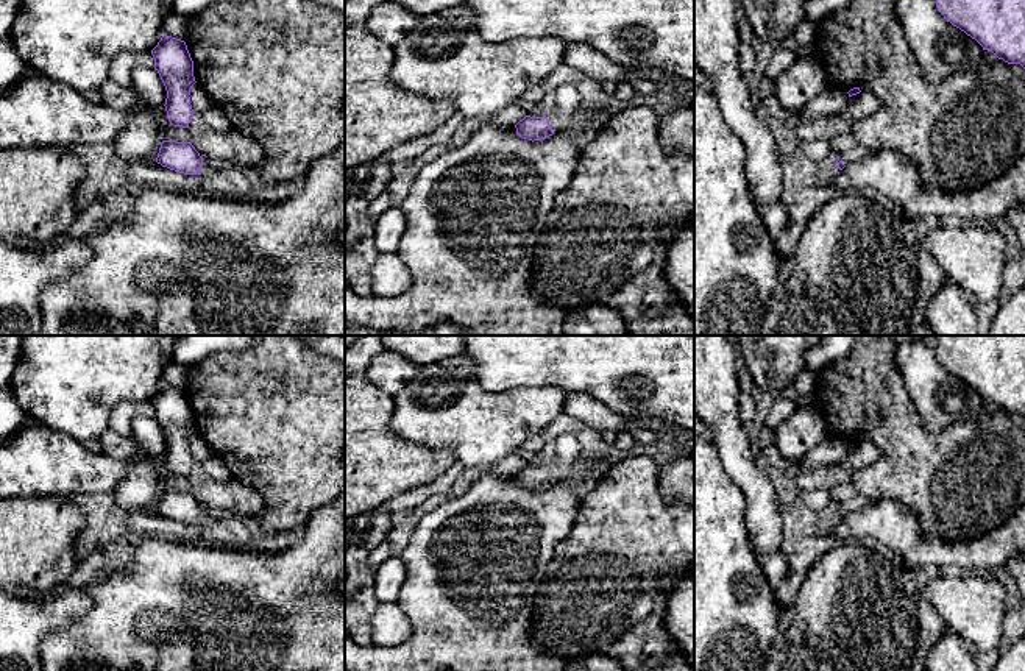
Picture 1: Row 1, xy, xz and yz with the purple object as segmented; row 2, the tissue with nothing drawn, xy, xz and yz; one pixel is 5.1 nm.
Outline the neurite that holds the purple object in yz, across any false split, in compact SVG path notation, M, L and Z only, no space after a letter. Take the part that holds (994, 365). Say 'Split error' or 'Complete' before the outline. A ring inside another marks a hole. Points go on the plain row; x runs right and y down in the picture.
Complete. M933 336L947 371L1008 414L1025 418L1025 336Z

